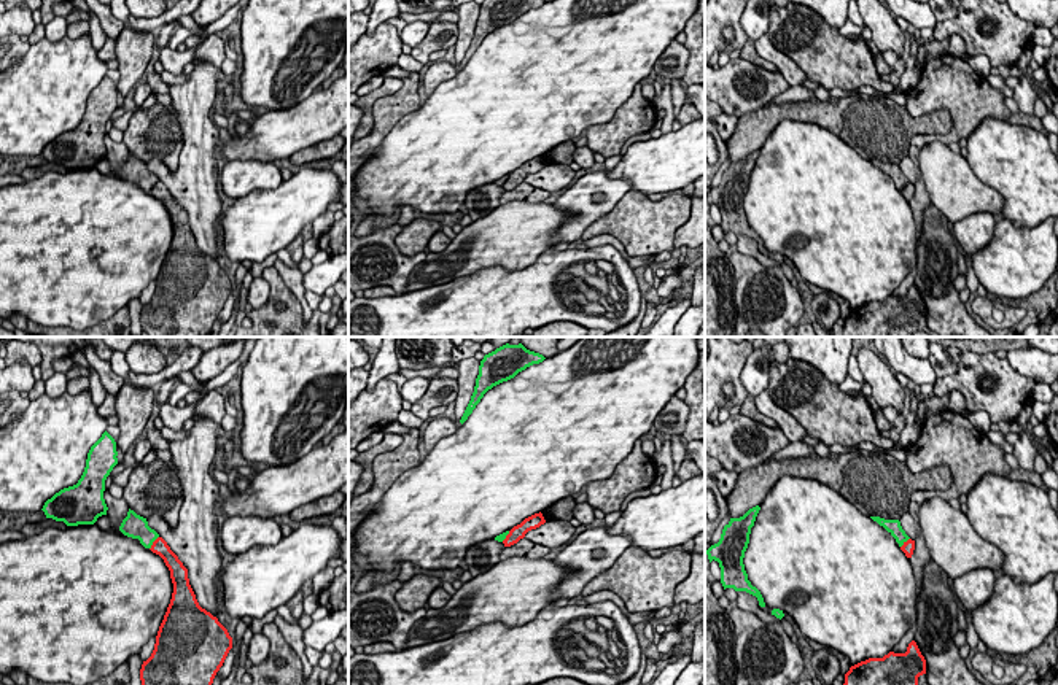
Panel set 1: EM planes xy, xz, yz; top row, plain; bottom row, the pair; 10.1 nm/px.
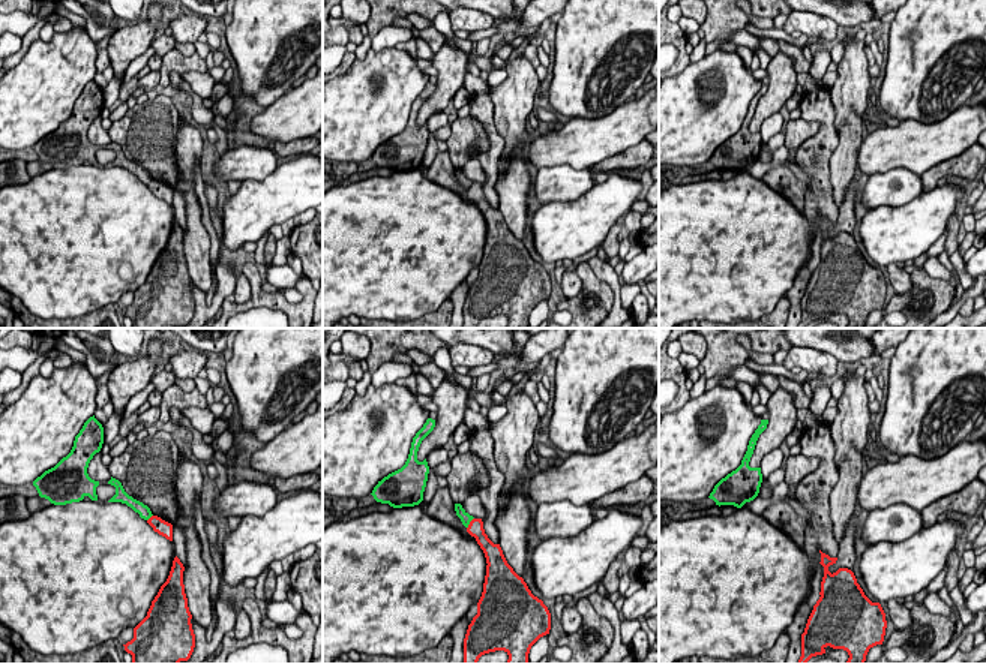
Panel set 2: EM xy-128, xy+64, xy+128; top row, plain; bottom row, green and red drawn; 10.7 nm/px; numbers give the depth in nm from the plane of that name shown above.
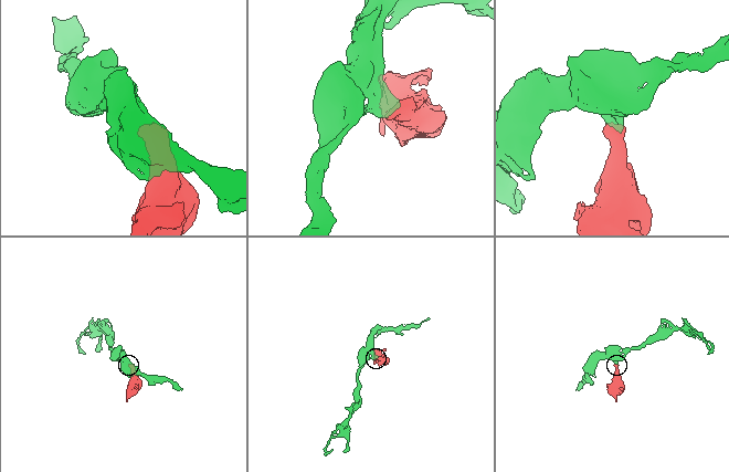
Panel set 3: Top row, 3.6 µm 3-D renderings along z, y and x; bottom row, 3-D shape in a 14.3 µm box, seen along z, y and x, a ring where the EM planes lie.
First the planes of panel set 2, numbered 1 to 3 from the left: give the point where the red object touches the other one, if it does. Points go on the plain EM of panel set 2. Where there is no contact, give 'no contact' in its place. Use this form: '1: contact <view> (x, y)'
1: contact xy-128 (150, 180)
2: contact xy+64 (468, 188)
3: no contact

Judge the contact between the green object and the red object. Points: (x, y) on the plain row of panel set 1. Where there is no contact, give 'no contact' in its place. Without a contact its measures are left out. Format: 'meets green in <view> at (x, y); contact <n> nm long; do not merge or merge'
meets green in xy at (153, 185); contact 170 nm long; do not merge

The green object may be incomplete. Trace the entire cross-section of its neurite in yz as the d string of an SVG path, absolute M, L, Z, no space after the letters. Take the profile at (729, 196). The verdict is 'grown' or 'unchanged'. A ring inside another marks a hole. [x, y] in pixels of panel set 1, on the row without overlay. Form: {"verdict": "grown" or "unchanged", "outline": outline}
{"verdict": "unchanged", "outline": "M760 151L749 153L740 162L730 162L724 170L718 188L706 194L710 207L714 203L721 211L721 227L725 232L735 235L746 235L757 242L759 250L765 251L760 235L751 229L745 215L743 202L749 188L751 172L754 170L756 161Z"}

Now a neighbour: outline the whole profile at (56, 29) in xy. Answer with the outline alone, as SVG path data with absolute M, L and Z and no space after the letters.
M54 16L54 19L49 21L49 22L45 25L45 37L46 37L46 40L49 40L49 41L59 41L59 40L62 40L64 37L67 37L68 24L70 24L70 22L67 22L65 17L62 17L62 16Z

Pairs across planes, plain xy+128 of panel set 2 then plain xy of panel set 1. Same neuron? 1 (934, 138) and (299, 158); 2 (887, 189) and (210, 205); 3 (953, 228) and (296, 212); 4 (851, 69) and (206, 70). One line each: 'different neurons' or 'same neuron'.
1: different neurons
2: different neurons
3: different neurons
4: same neuron

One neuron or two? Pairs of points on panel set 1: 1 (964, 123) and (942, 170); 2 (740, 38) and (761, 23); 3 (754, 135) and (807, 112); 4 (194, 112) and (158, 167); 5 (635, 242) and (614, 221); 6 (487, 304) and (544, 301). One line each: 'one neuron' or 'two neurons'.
1: two neurons
2: two neurons
3: one neuron
4: one neuron
5: one neuron
6: one neuron

